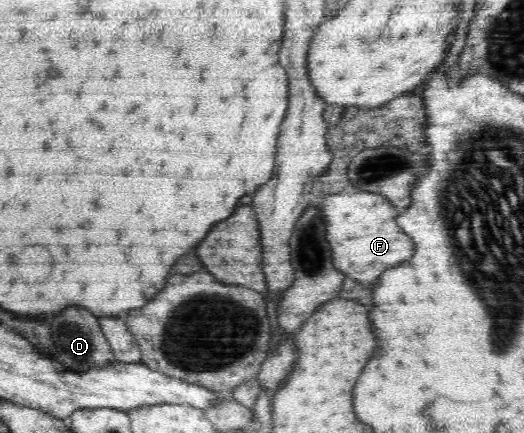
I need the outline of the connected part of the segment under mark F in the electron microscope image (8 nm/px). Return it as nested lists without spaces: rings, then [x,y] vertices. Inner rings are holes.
[[[341,191],[313,200],[311,204],[315,204],[324,217],[325,236],[330,244],[333,264],[346,278],[360,283],[374,281],[388,267],[396,267],[414,255],[412,239],[402,233],[394,221],[398,211],[379,193]]]

